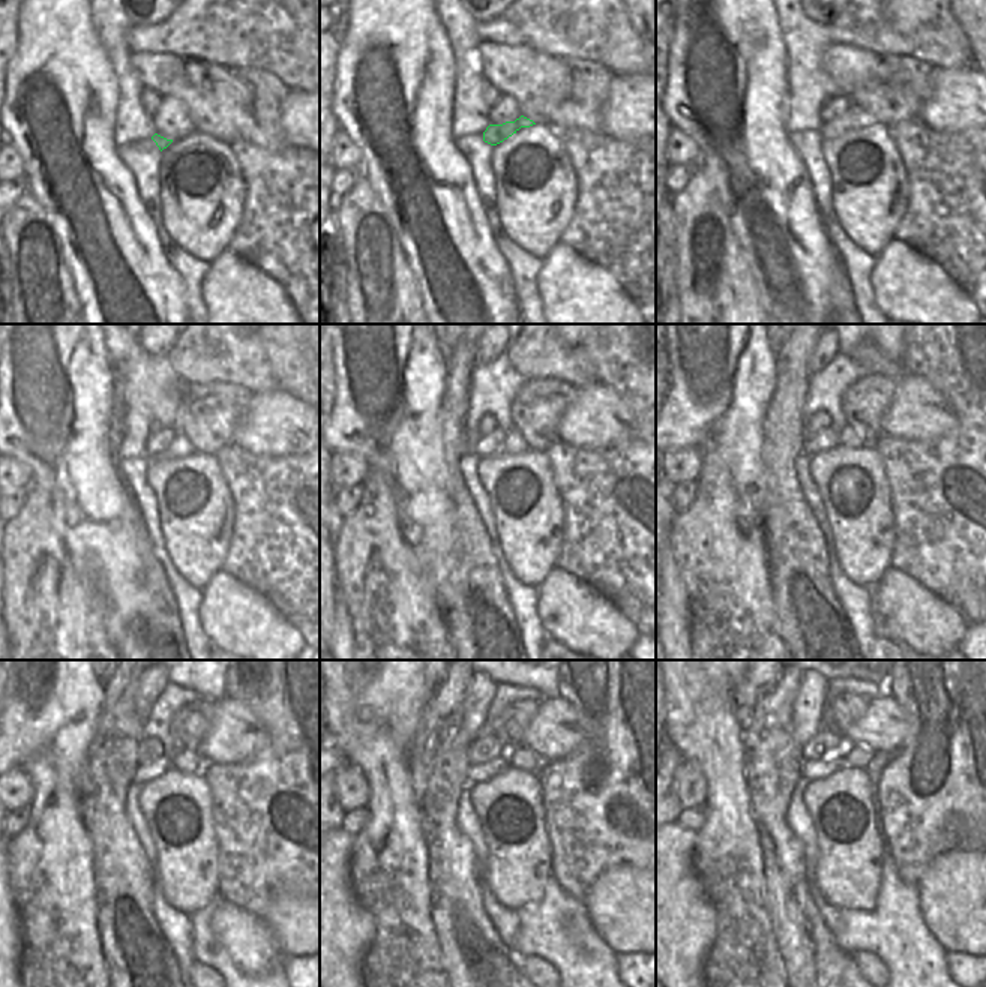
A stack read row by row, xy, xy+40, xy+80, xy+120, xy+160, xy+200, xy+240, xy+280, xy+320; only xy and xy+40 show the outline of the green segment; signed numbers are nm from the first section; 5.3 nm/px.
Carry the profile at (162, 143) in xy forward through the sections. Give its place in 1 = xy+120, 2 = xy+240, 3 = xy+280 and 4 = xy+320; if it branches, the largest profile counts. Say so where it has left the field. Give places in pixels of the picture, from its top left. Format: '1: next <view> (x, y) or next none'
1: next xy+120 (180, 447)
2: next xy+240 (186, 761)
3: next xy+280 (524, 758)
4: next xy+320 (857, 756)

